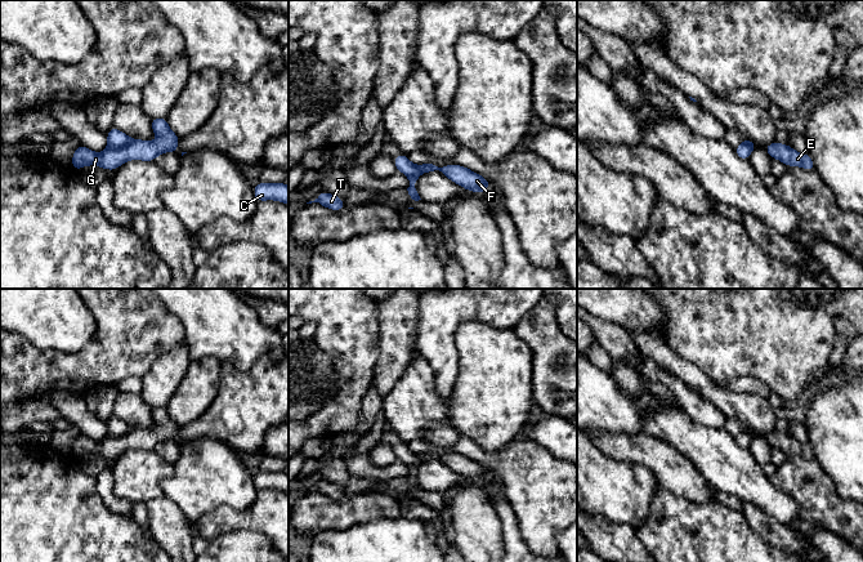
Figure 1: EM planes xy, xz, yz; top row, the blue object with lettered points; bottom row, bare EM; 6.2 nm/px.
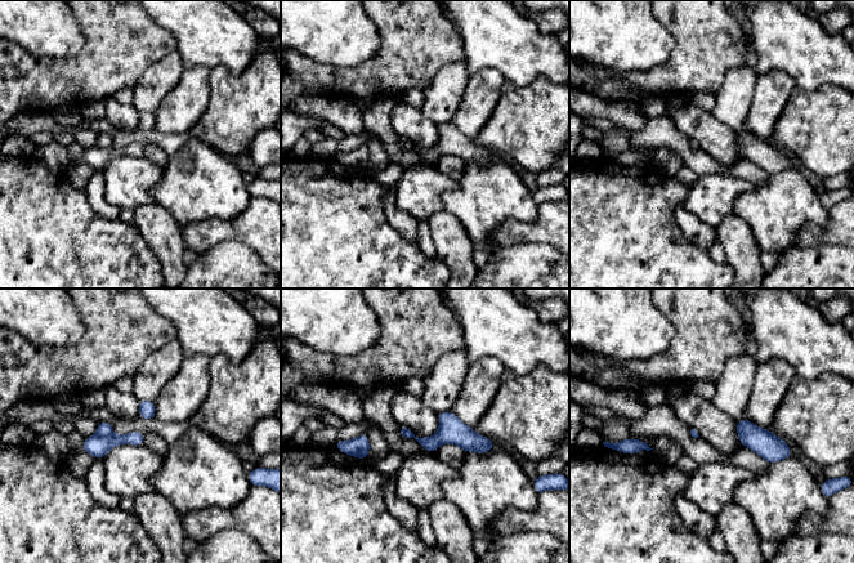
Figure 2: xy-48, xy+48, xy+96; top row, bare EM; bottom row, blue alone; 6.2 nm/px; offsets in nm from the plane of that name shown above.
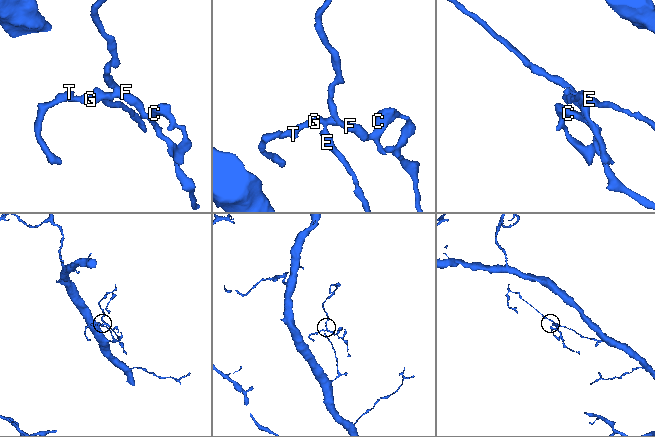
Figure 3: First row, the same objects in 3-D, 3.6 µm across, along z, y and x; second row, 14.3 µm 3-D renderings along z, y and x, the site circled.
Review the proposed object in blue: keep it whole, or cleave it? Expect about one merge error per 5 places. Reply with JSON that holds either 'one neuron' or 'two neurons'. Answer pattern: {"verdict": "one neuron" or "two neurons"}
{"verdict": "two neurons"}

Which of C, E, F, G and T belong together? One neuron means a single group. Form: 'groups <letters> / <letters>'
groups C F G T / E

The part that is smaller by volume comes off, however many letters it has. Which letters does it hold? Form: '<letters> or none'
C, F, G, T

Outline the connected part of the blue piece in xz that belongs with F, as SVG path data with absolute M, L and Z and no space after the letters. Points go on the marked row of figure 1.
M432 161L419 165L419 169L421 170L421 173L441 171L450 180L452 180L456 184L460 184L466 191L482 193L486 189L489 189L489 180L487 180L478 173L474 173L470 169L460 166L457 164L450 164L447 166L441 168Z

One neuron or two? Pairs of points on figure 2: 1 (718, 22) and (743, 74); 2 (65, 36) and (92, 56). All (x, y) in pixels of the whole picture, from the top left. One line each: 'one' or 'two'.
1: two
2: two

